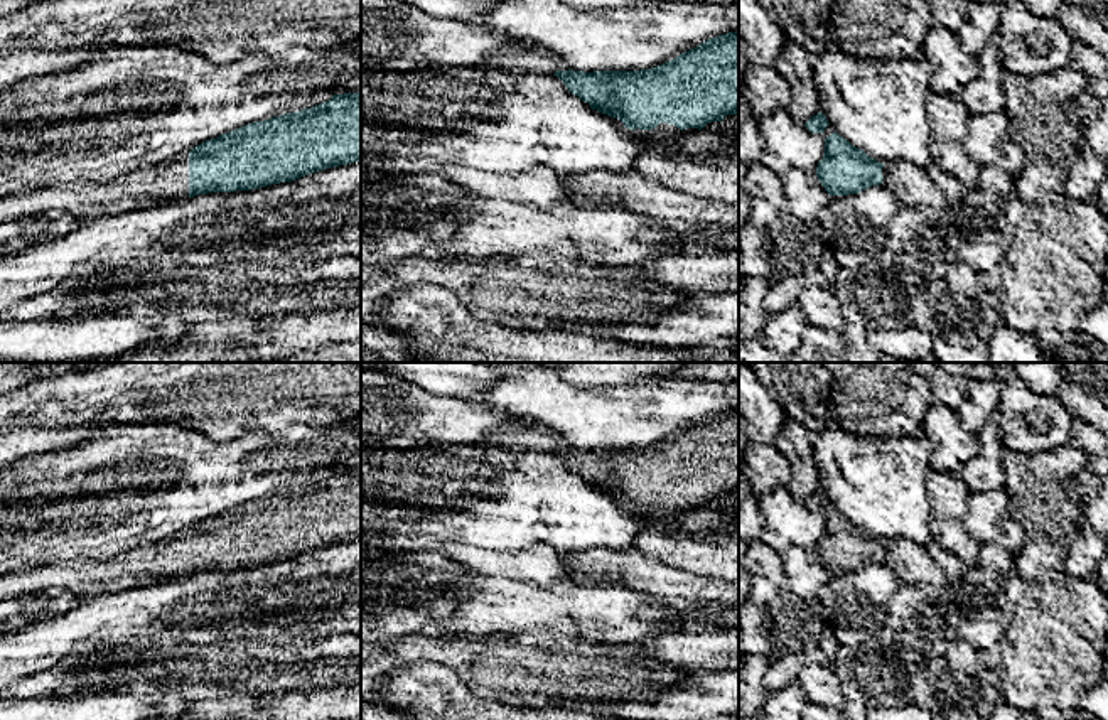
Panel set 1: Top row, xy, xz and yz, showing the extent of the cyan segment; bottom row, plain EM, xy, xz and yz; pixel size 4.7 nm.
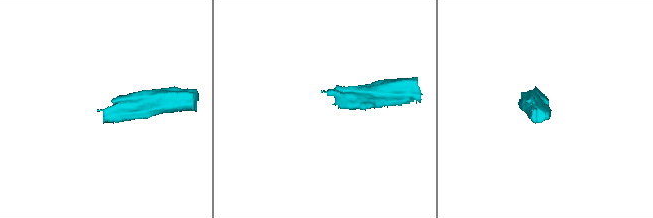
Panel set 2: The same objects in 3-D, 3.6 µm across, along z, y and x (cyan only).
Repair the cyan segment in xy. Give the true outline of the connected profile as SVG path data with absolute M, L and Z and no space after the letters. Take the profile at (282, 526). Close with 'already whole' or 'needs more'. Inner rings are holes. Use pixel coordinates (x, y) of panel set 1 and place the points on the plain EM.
M361 470L334 472L325 481L245 502L189 531L108 560L32 565L2 575L0 600L44 590L86 599L199 572L292 560L354 540L361 540Z; needs more

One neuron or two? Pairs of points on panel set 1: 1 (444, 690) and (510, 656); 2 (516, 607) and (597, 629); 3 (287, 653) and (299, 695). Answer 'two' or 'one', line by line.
1: two
2: one
3: two

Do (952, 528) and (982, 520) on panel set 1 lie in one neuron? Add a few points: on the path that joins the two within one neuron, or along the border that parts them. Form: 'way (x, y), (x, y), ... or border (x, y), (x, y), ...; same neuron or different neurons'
border (960, 521), (980, 543); different neurons

